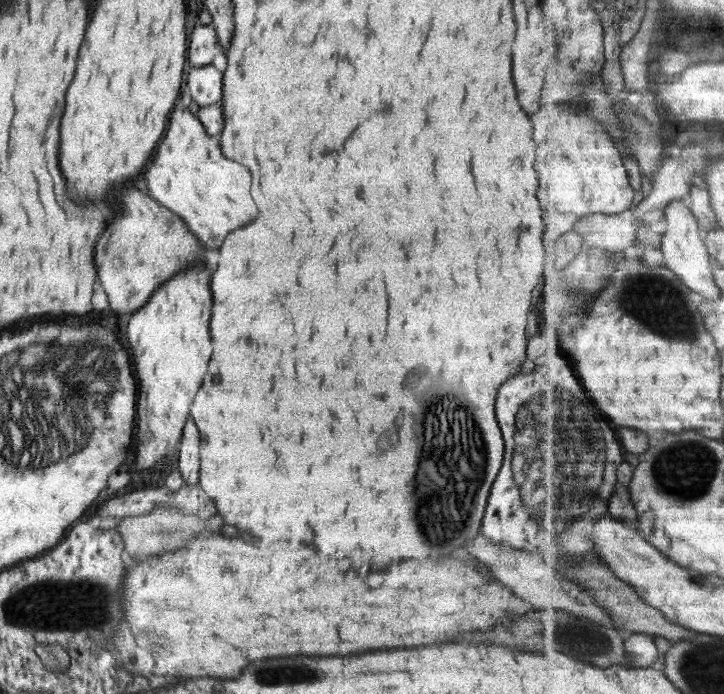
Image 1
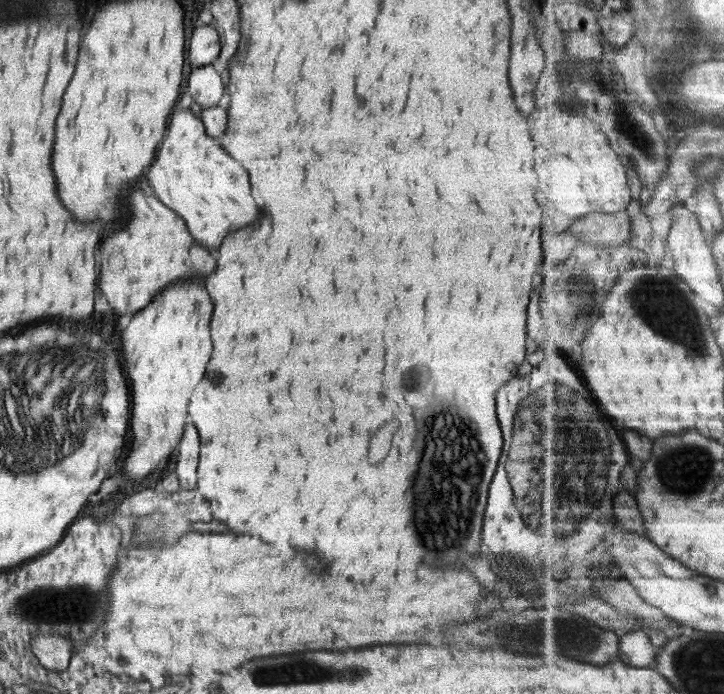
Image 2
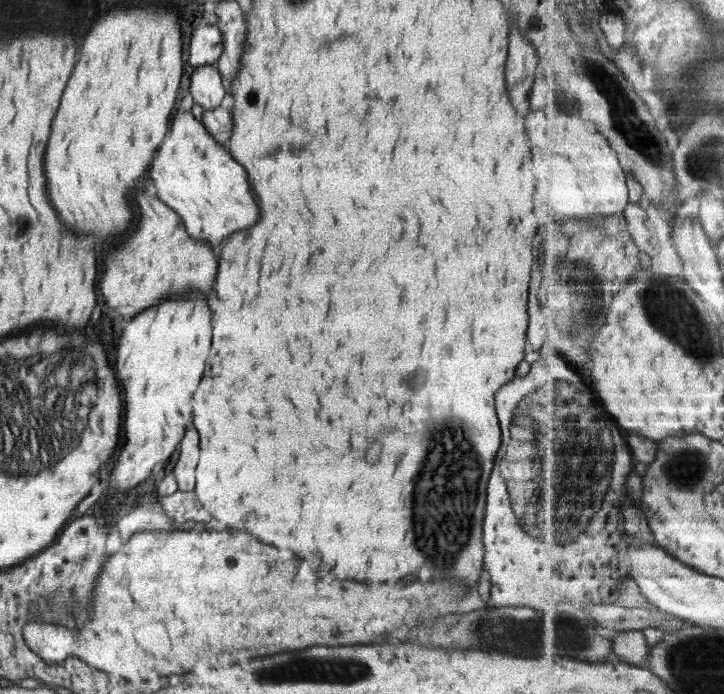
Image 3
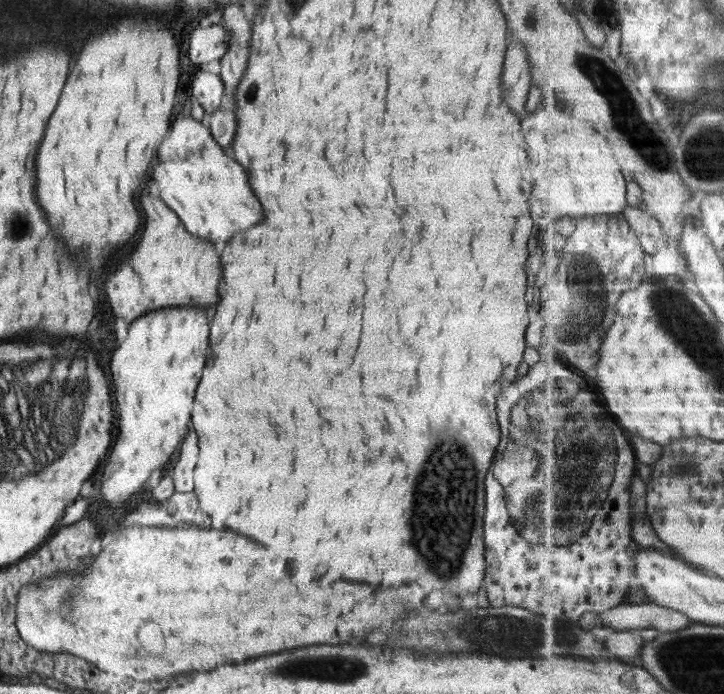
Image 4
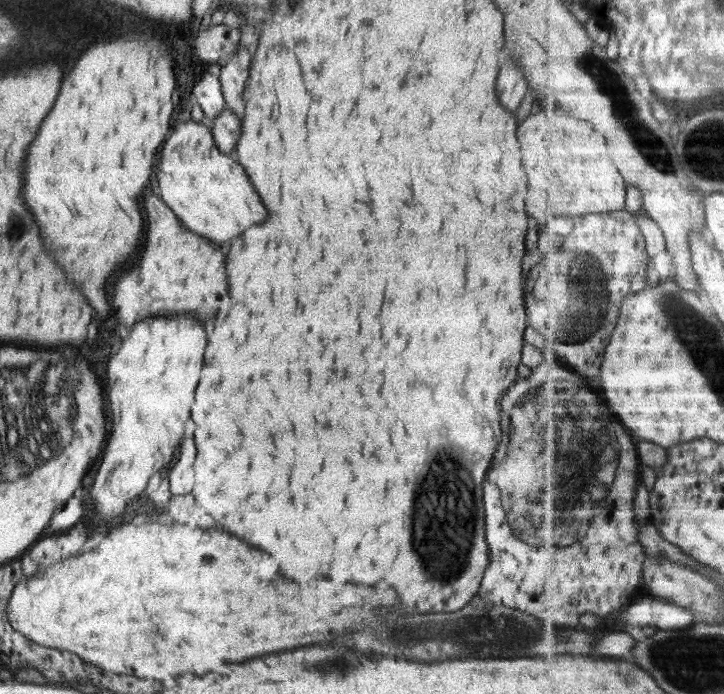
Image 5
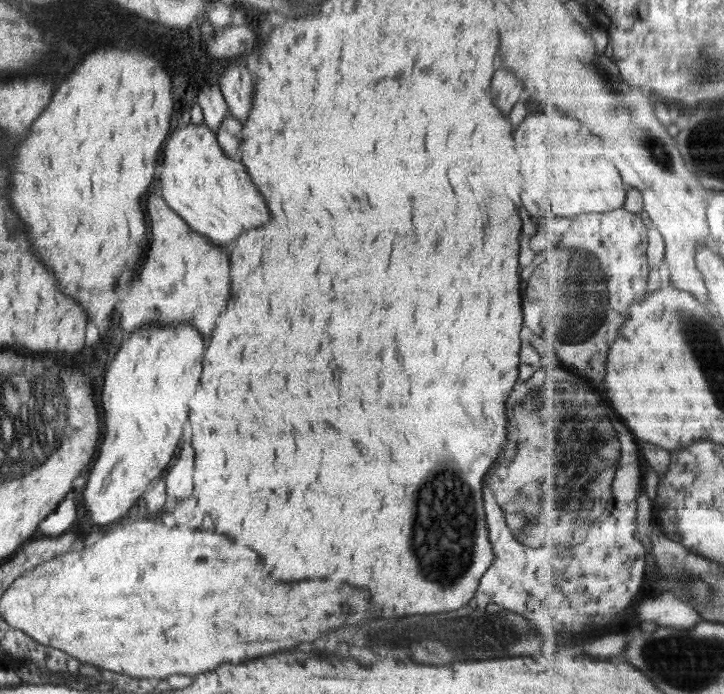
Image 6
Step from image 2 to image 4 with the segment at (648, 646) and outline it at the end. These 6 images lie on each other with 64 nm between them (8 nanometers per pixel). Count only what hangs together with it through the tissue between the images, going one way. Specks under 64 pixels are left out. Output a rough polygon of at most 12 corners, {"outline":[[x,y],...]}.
{"outline":[[633,630],[605,632],[609,650],[621,660],[643,658],[646,641]]}

